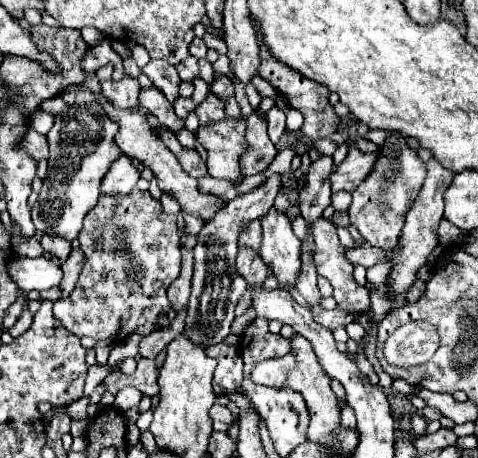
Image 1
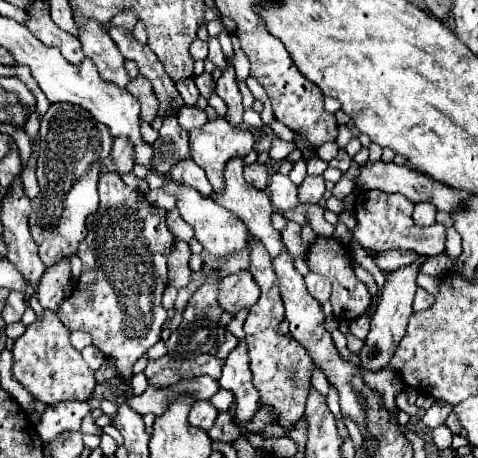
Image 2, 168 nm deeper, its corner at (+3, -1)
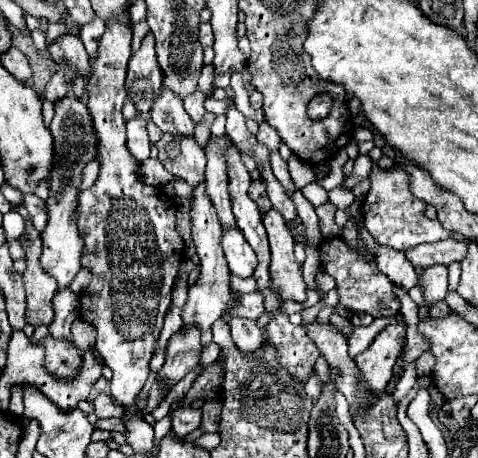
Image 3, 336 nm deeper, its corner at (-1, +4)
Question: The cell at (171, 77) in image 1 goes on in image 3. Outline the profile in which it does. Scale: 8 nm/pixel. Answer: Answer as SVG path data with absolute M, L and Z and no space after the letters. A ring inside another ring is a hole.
M163 134L155 148L159 152L157 158L167 172L187 180L189 184L199 184L199 180L203 180L203 168L207 162L203 148L193 136Z

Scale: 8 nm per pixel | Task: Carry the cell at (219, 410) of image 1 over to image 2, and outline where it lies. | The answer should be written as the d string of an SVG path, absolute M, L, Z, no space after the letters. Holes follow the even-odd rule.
M195 401L191 405L191 411L189 411L187 419L189 419L189 425L199 427L203 431L209 431L215 423L215 417L217 417L217 411L209 401Z

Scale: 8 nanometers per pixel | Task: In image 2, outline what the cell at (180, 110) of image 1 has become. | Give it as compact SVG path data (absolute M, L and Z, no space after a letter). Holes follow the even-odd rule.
M183 107L179 113L179 125L185 131L191 131L191 129L201 127L205 123L207 123L207 115L205 115L205 111L201 111L197 107Z

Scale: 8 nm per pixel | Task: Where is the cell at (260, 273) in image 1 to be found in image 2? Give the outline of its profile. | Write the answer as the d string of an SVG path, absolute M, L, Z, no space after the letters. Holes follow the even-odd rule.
M249 271L225 277L217 289L219 289L219 305L229 315L237 315L241 309L249 309L259 299L259 287L251 279Z

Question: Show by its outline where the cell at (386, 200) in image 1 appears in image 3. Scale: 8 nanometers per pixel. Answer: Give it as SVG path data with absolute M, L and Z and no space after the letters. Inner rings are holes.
M395 166L389 170L381 170L381 168L371 170L371 188L367 196L363 198L361 212L363 212L363 222L369 234L379 244L385 244L393 250L409 250L423 242L437 242L437 240L449 238L451 230L445 230L439 224L439 220L433 220L433 222L427 220L423 216L423 208L425 204L421 200L411 198L405 172L399 172L399 168Z

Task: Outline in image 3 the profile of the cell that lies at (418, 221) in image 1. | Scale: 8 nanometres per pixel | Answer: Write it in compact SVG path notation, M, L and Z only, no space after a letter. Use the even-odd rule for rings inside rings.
M397 320L389 326L385 326L371 346L355 356L355 362L359 364L359 370L363 374L363 390L367 392L383 392L391 374L395 360L403 348L407 324L405 320Z

